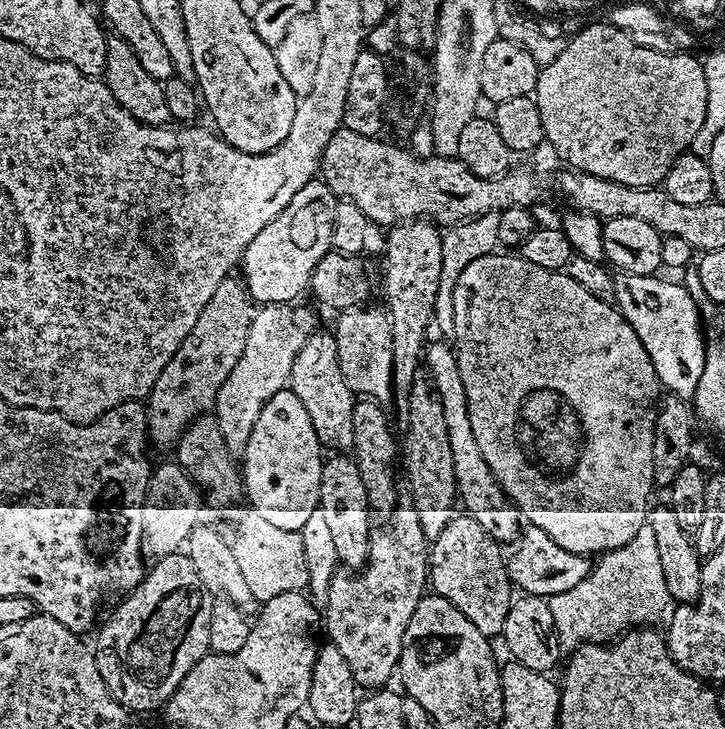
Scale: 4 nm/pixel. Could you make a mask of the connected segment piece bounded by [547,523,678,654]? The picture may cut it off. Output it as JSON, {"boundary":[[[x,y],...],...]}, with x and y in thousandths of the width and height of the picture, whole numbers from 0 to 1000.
{"boundary":[[[890,717],[869,738],[869,743],[857,752],[834,757],[818,772],[814,787],[775,815],[754,819],[759,844],[764,848],[767,860],[767,881],[771,893],[788,897],[803,883],[837,883],[863,867],[870,867],[890,859],[916,859],[926,850],[930,837],[935,833],[932,822],[919,804],[919,793],[913,789],[913,765],[908,760],[908,748],[902,738],[902,727]]]}

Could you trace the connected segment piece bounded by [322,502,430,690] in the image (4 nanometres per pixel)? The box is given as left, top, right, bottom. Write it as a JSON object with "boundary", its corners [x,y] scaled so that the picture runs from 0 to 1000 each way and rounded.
{"boundary":[[[557,689],[538,705],[541,713],[535,724],[524,724],[508,737],[508,770],[502,778],[491,783],[465,783],[454,804],[450,834],[444,840],[444,861],[452,866],[451,877],[477,903],[483,914],[483,925],[488,925],[488,936],[502,947],[524,947],[535,931],[545,929],[552,909],[554,875],[560,870],[560,859],[566,848],[571,848],[571,837],[593,801],[593,741],[582,727],[582,719],[567,690]]]}

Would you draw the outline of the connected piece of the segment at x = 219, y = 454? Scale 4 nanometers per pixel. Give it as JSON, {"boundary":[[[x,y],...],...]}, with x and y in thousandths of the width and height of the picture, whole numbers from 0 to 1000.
{"boundary":[[[277,568],[254,588],[240,610],[241,635],[254,643],[265,663],[292,691],[326,691],[338,679],[337,660],[327,627],[314,621],[301,579],[292,568]]]}

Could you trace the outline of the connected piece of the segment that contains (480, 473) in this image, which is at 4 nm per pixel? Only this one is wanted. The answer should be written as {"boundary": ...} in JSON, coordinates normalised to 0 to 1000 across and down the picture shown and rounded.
{"boundary":[[[618,469],[606,471],[589,473],[583,498],[588,501],[588,510],[590,505],[592,513],[589,512],[589,514],[593,517],[593,525],[610,551],[610,562],[615,567],[615,595],[621,595],[621,617],[626,623],[626,656],[629,657],[629,679],[633,690],[637,693],[639,701],[644,706],[652,708],[659,716],[659,722],[665,722],[665,727],[670,727],[670,733],[676,733],[687,743],[710,742],[716,737],[720,723],[717,700],[708,693],[692,665],[681,656],[670,628],[665,628],[665,617],[659,617],[659,601],[654,601],[654,584],[648,584],[648,557],[643,546],[643,529],[637,529],[637,513],[632,508],[625,473]]]}

